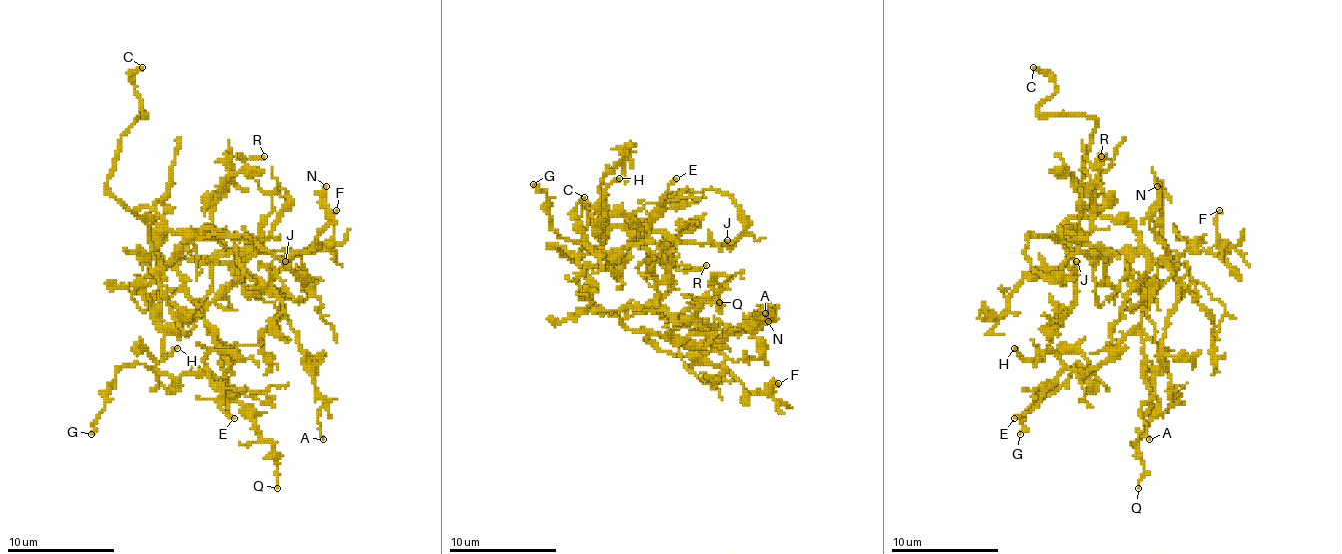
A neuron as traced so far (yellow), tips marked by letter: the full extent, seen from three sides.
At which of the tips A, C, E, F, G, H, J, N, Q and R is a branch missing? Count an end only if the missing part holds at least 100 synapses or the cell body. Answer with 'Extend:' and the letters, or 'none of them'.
Extend: C

